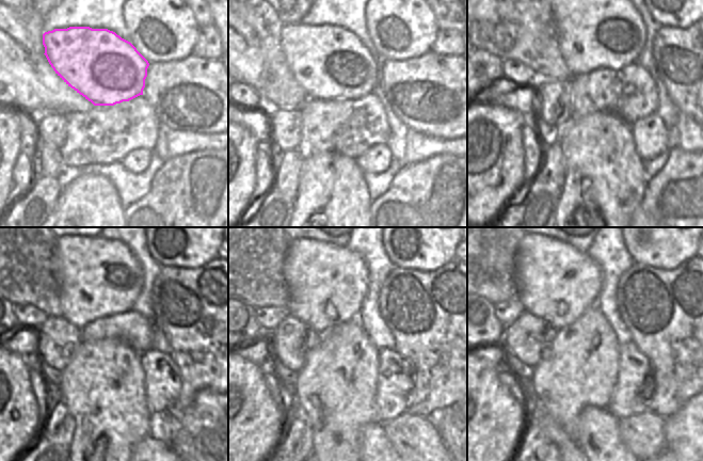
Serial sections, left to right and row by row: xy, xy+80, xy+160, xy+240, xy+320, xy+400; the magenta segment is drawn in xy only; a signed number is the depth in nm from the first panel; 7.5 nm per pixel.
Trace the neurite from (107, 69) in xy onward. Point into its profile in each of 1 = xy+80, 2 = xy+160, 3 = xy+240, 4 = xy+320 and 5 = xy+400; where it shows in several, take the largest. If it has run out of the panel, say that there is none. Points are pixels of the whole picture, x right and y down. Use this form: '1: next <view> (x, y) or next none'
1: next xy+80 (330, 62)
2: next xy+160 (550, 53)
3: next xy+240 (72, 296)
4: next xy+320 (312, 299)
5: next xy+400 (545, 290)

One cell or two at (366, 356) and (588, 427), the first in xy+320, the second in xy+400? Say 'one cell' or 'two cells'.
two cells

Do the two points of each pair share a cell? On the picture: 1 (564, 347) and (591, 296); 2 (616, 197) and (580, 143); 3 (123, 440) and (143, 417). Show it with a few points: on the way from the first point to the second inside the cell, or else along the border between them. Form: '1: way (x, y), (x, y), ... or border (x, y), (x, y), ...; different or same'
1: border (595, 304), (580, 315); different
2: way (605, 184), (603, 167), (594, 157); same
3: way (126, 434), (138, 423); same

